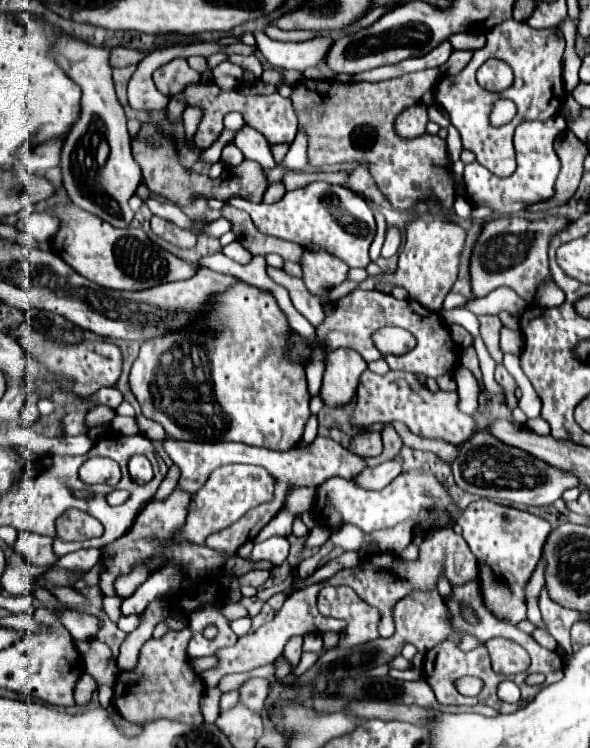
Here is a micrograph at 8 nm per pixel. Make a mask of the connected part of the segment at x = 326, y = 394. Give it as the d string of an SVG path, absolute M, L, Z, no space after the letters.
M337 349L329 355L329 363L323 375L321 399L327 407L349 405L357 393L359 377L365 371L365 361L355 349Z

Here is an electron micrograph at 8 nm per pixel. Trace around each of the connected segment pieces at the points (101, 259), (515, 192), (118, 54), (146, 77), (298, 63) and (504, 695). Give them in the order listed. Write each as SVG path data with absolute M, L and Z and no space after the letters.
M57 205L49 209L49 213L63 221L61 229L51 239L51 251L69 263L79 275L105 289L145 291L161 283L189 279L197 271L197 263L179 259L177 255L161 249L141 229L117 229L107 221L77 209L75 205Z
M555 115L553 119L547 119L547 121L523 121L521 125L517 125L513 138L517 163L515 173L511 177L499 179L477 161L469 163L465 167L465 189L469 199L479 205L493 207L497 215L515 213L525 209L531 203L549 199L549 195L553 195L553 183L559 173L559 157L555 155L553 143L555 143L555 137L565 127L567 123L561 115Z
M113 47L111 49L111 67L125 67L131 63L139 63L147 53L131 47Z
M191 43L191 45L173 45L173 47L165 47L165 49L157 49L151 51L139 65L137 71L133 73L129 87L127 87L127 97L129 97L129 105L135 110L161 110L167 107L169 98L157 91L157 87L153 85L151 73L169 63L175 57L191 57L191 55L211 55L211 53L253 53L253 47L247 47L245 43L237 43L237 45L229 45L229 47L221 47L217 43Z
M259 31L255 33L255 39L263 59L275 61L277 69L297 69L297 71L303 71L311 65L319 65L325 59L329 43L333 43L333 39L325 37L315 37L301 43L291 43L291 41L285 43L285 41L273 41Z
M505 679L499 683L499 699L505 703L519 703L521 699L521 689L517 683L513 683L511 679Z

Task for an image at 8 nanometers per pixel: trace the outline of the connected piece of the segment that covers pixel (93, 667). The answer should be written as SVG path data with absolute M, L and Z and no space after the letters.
M97 639L91 641L91 651L84 657L84 671L87 671L97 683L107 683L113 687L113 679L117 677L117 665L111 661L109 647Z

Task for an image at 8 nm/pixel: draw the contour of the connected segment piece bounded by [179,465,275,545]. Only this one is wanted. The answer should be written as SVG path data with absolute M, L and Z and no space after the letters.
M227 465L219 467L205 487L191 499L191 511L187 513L186 522L179 539L193 541L193 543L205 543L205 539L220 531L245 515L249 509L259 507L263 503L269 503L273 499L273 485L275 477L269 475L263 467L255 465Z

